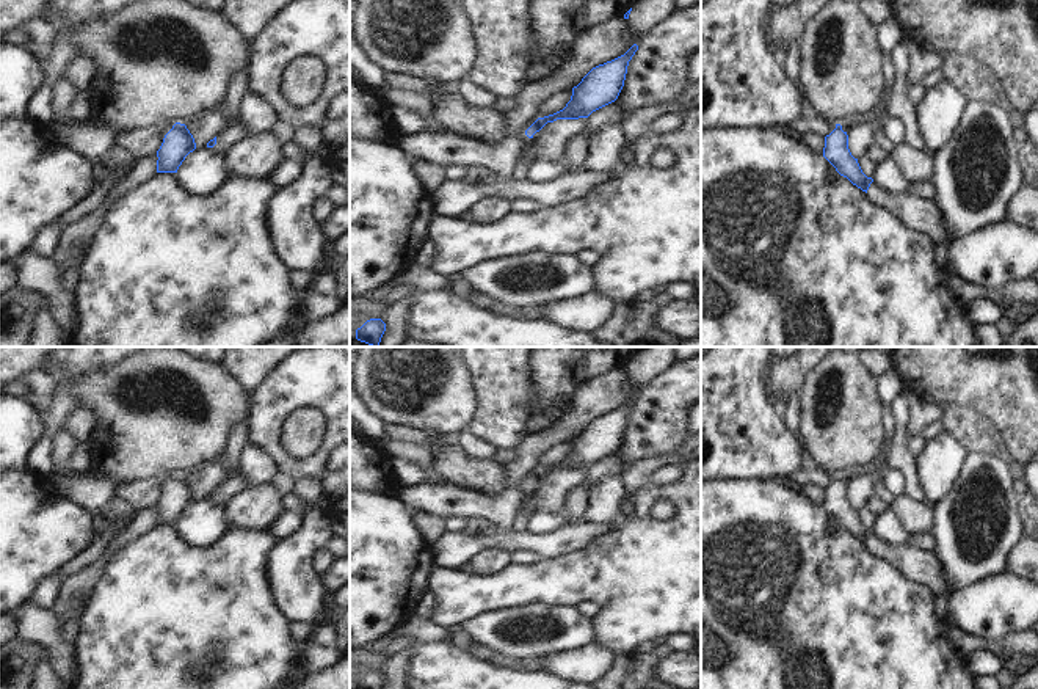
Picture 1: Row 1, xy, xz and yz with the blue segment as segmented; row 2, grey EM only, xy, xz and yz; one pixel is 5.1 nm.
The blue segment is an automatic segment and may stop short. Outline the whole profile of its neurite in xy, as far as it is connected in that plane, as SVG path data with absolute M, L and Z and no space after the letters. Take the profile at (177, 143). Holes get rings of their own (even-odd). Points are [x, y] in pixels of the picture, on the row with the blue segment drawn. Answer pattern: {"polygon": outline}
{"polygon": "M176 122L157 151L157 173L177 173L185 157L194 149L196 143L187 126Z"}

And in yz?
{"polygon": "M848 119L842 124L836 124L836 129L825 137L823 157L836 168L836 171L847 177L853 185L867 193L872 177L867 177L858 159L855 159L848 149L848 135L855 119Z"}

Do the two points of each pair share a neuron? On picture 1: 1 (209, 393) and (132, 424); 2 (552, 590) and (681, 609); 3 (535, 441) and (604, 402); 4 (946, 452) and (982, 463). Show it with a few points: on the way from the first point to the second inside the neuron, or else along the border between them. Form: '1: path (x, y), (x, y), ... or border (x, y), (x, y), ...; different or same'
1: path (209, 418), (201, 424), (157, 424); same
2: path (584, 586), (649, 586); same
3: path (552, 435), (565, 429), (587, 407); same
4: border (969, 452), (961, 474), (949, 492); different

